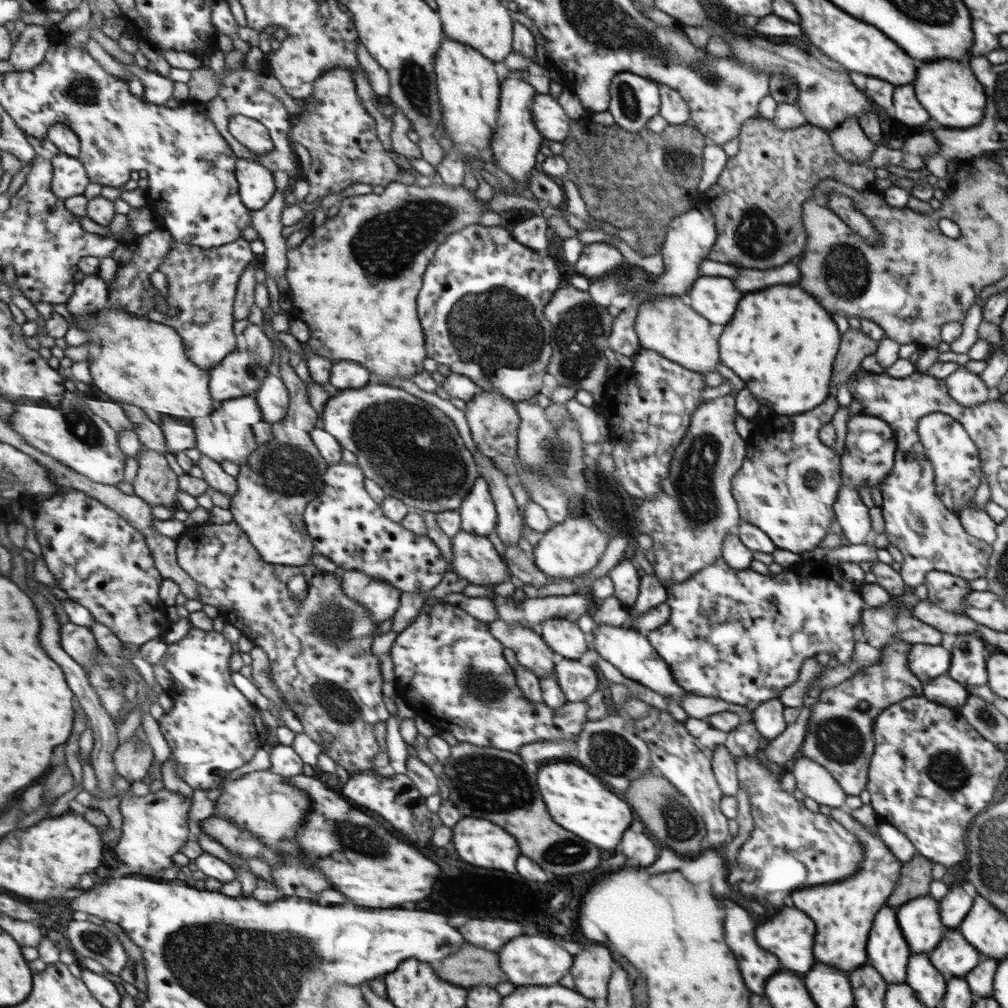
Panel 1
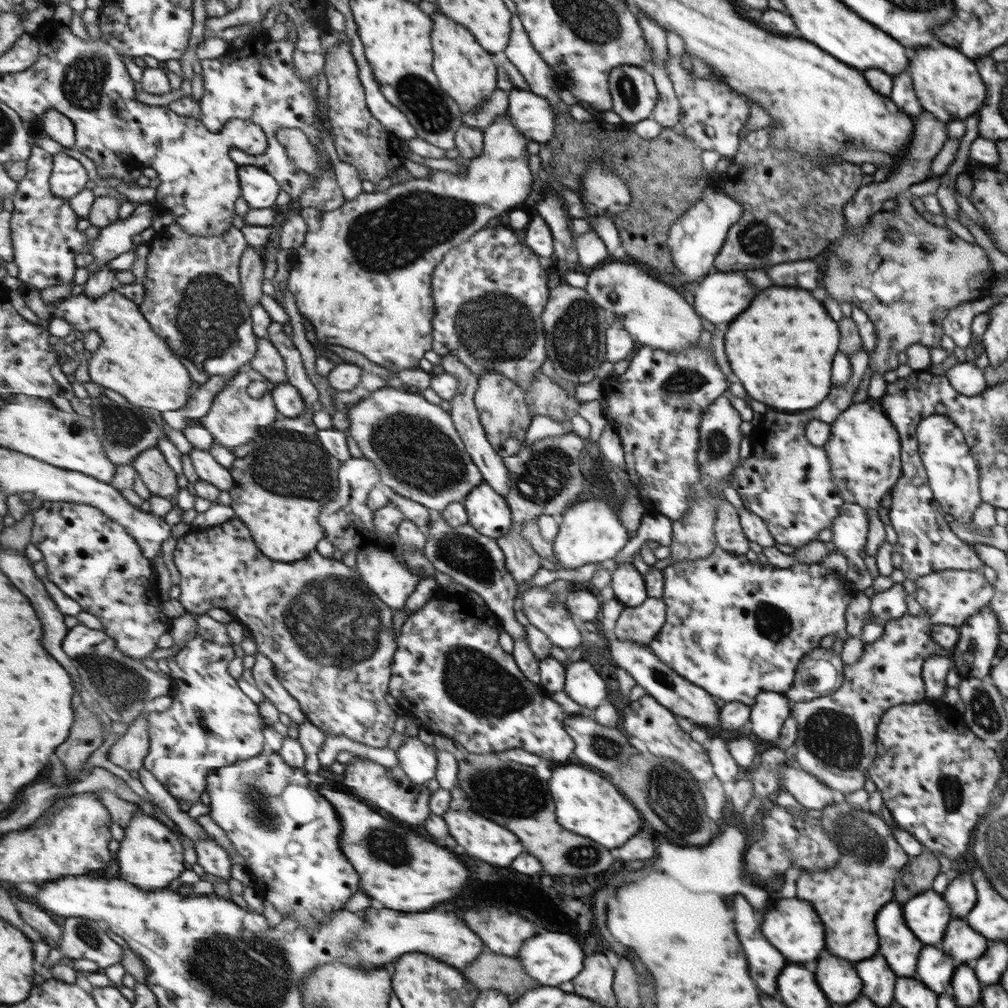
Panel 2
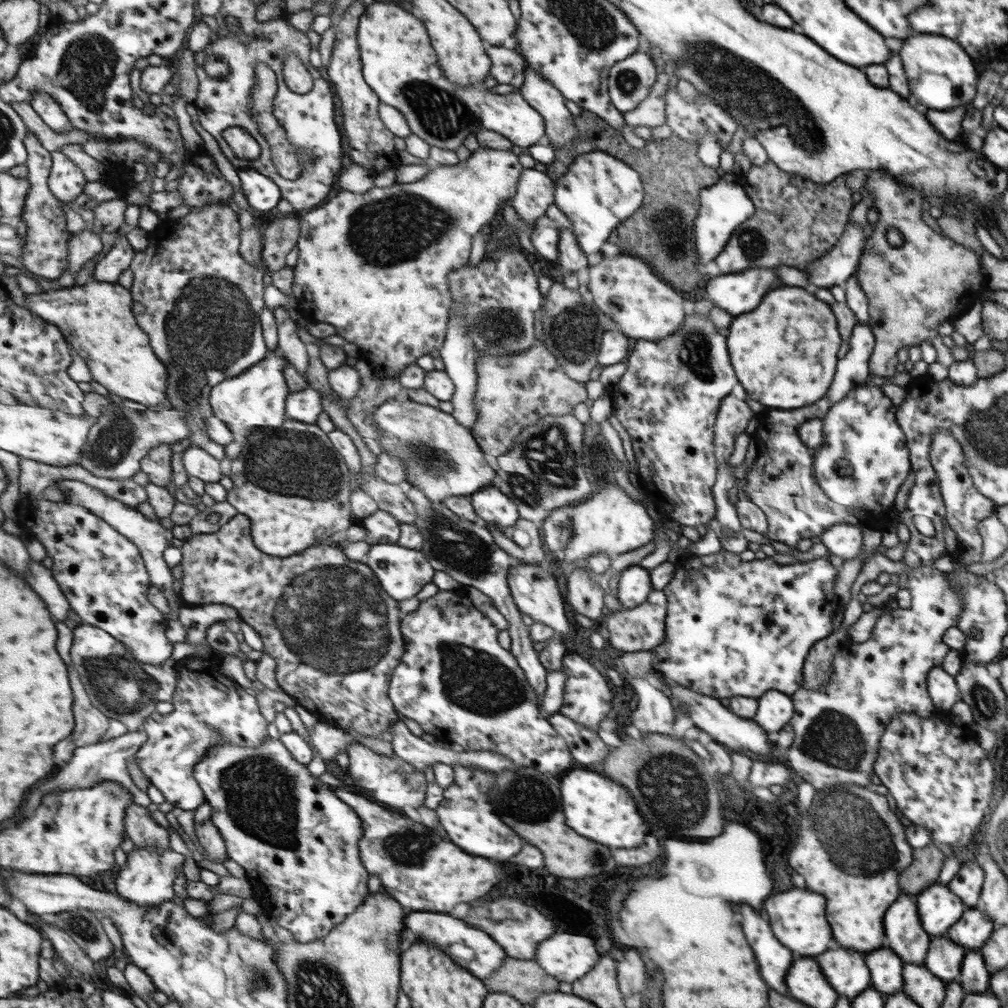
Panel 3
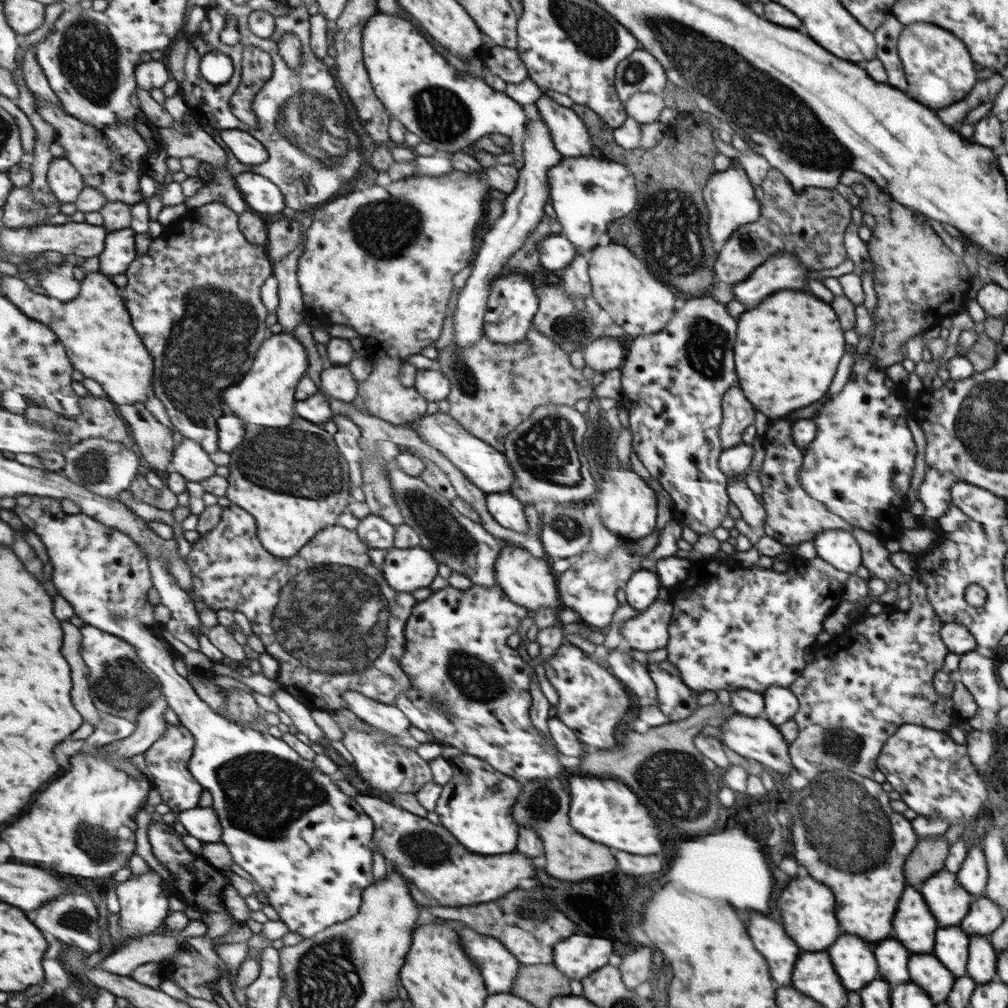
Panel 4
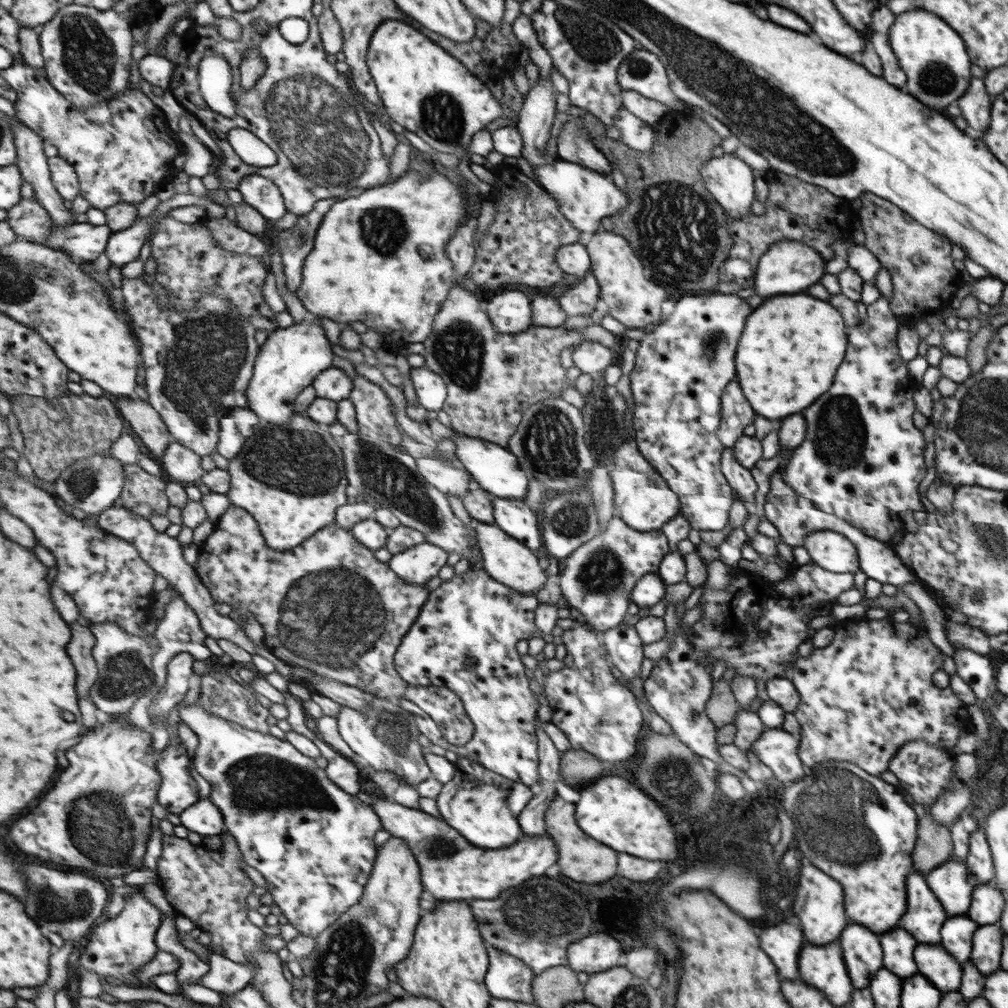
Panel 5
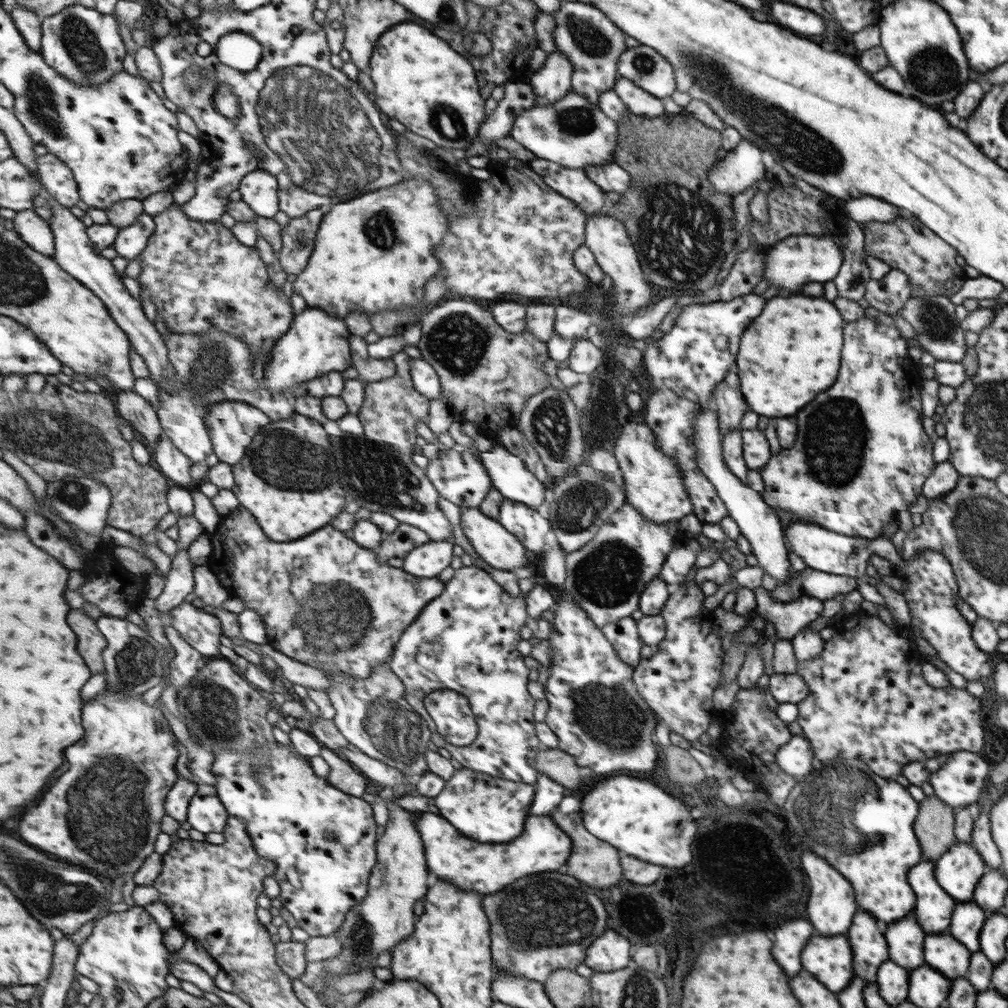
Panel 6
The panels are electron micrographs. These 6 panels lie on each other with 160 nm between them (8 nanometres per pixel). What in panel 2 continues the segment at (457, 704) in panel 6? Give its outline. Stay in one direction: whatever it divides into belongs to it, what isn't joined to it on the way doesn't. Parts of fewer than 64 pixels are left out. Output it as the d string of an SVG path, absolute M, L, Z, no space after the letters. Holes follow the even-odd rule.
M239 517L231 519L220 526L213 526L207 529L191 529L185 535L177 539L177 544L173 552L173 561L180 572L179 587L181 594L179 601L188 612L197 615L209 612L211 608L221 608L229 615L235 616L239 622L245 625L248 631L253 635L253 640L257 646L258 652L263 653L267 658L274 662L276 678L282 683L282 686L300 702L307 718L318 726L327 735L350 736L357 742L368 744L377 748L385 748L389 744L389 738L395 730L398 712L389 704L388 693L390 692L390 682L393 676L392 666L396 658L398 649L398 634L393 632L393 609L389 608L377 593L362 582L362 576L358 574L356 566L345 566L340 560L321 556L316 550L308 556L307 559L290 562L271 562L268 556L265 556L261 549L257 548L255 540L251 538L251 532L246 524L243 524Z

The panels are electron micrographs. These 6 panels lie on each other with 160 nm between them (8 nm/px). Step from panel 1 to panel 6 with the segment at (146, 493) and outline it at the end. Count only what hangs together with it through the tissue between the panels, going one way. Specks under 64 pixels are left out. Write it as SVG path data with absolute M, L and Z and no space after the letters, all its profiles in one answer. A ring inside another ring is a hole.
M134 391L119 392L116 407L123 419L151 444L157 444L164 434L160 415L145 397Z

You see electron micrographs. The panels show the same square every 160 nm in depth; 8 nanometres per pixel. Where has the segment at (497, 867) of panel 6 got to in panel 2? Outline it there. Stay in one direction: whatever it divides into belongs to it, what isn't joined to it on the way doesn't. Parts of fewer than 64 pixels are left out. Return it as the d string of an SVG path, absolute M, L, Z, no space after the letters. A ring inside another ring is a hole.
M319 785L317 789L337 810L343 824L343 833L339 837L342 849L357 874L361 875L362 891L375 905L382 904L399 912L425 912L445 900L453 900L465 890L471 872L459 856L419 836L411 826L381 816L355 796L329 790L327 785Z

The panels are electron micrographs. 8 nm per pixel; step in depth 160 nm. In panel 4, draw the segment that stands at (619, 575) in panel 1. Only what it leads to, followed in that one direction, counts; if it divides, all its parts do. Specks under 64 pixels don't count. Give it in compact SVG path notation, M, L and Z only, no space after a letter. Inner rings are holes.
M643 569L636 570L626 582L625 602L629 607L641 611L655 601L659 590L659 577L653 572Z

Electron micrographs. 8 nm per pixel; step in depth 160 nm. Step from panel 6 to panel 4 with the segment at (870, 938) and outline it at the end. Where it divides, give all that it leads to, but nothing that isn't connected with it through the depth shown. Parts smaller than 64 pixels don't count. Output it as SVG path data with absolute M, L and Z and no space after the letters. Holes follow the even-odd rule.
M843 934L833 948L829 948L829 956L833 956L833 964L837 964L837 972L841 972L840 980L847 991L859 991L879 976L875 952L871 952L861 938Z

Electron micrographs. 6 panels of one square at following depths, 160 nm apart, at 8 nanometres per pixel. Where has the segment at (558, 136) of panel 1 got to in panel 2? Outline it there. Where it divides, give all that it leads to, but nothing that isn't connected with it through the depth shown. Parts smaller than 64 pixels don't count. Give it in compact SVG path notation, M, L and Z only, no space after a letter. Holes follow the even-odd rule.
M512 88L509 97L510 105L506 114L509 115L509 119L513 118L513 125L523 133L523 136L541 145L555 136L553 111L548 100L534 92L519 88Z

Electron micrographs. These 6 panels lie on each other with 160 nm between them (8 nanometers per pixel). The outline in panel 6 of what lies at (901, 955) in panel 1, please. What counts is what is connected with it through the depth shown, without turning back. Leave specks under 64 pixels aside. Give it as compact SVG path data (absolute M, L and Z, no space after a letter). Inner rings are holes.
M921 861L913 872L909 872L909 884L913 884L916 893L917 908L912 912L926 935L947 931L950 926L952 912L957 900L945 889L942 889L933 874L933 863Z

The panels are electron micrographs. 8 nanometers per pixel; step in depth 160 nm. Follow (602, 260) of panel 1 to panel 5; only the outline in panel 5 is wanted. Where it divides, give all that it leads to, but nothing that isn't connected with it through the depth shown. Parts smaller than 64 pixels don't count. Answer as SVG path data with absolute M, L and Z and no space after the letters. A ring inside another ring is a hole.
M561 159L535 167L533 173L541 180L547 192L557 200L563 216L581 232L580 242L583 245L592 233L601 228L601 218L620 211L627 202L625 196L615 188L611 178Z

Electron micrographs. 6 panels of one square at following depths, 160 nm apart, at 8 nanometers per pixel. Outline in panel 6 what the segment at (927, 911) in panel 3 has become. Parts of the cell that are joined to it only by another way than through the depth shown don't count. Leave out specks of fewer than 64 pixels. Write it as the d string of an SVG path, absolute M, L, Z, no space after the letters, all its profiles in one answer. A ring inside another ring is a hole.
M957 841L937 861L933 862L933 874L937 884L959 903L971 901L971 894L975 894L977 884L986 873L983 872L985 863L981 858L982 856L971 845L971 842Z

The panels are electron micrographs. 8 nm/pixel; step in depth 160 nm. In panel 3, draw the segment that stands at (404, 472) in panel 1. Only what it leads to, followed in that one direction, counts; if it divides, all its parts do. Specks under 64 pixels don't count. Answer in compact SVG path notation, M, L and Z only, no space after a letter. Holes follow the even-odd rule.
M391 399L376 410L376 423L380 428L380 440L377 441L382 448L381 452L401 458L408 472L406 485L420 488L433 502L444 502L450 496L471 496L487 486L492 486L491 482L497 478L494 460L485 455L472 431L452 413L419 404L411 399Z

